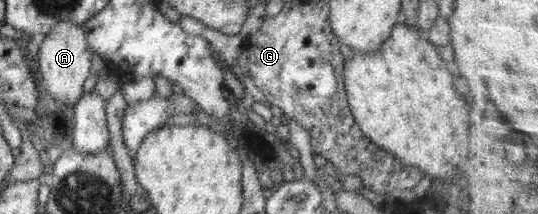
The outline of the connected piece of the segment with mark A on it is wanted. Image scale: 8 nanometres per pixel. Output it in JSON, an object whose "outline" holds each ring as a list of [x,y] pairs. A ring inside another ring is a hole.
{"outline":[[[69,21],[58,22],[46,35],[38,37],[37,61],[40,64],[42,83],[47,94],[65,106],[73,106],[84,93],[84,82],[91,76],[91,56],[89,43],[81,27]]]}

